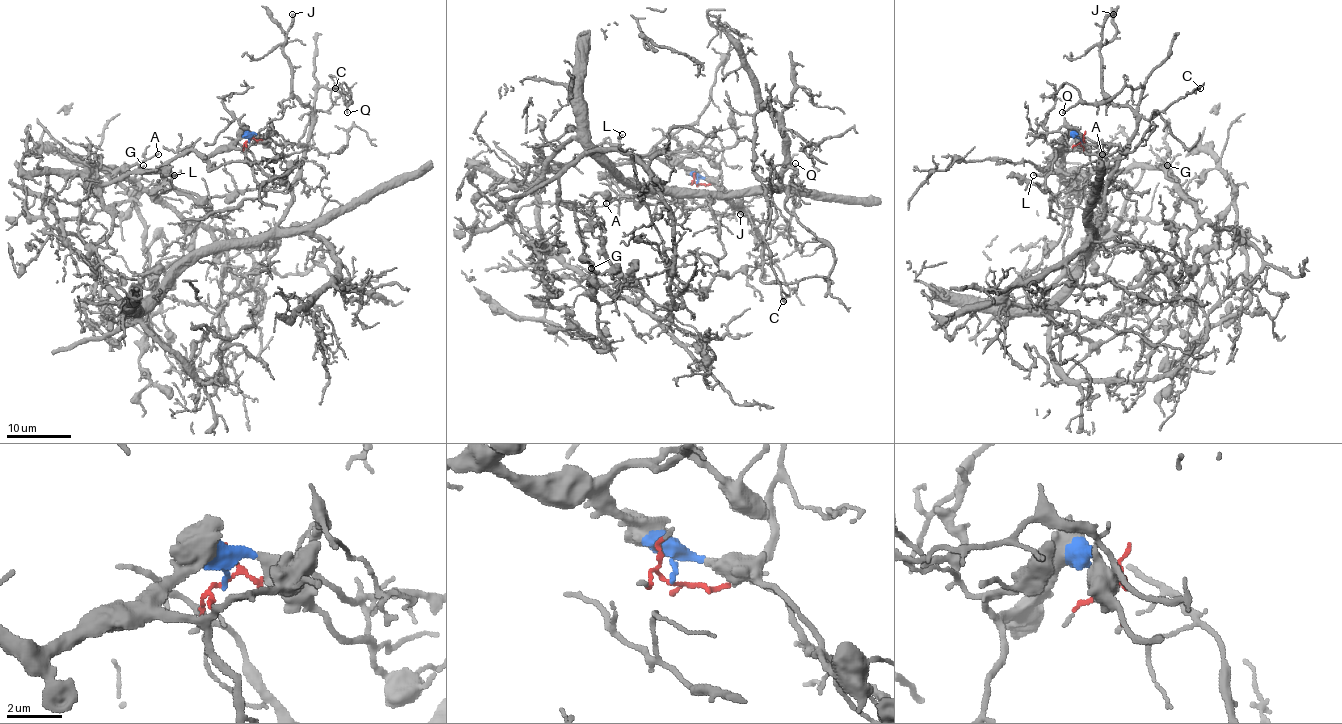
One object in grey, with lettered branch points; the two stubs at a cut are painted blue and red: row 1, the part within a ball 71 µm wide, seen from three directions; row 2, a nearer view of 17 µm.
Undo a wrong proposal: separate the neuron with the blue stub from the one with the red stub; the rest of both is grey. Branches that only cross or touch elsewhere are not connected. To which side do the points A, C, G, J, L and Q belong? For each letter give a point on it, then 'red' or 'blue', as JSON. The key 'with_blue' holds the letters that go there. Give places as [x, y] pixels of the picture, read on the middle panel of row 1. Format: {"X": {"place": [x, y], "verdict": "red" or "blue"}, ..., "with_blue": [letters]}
{"A": {"place": [606, 203], "verdict": "blue"}, "C": {"place": [783, 301], "verdict": "red"}, "G": {"place": [591, 268], "verdict": "blue"}, "J": {"place": [740, 214], "verdict": "red"}, "L": {"place": [622, 134], "verdict": "blue"}, "Q": {"place": [795, 163], "verdict": "red"}, "with_blue": ["A", "G", "L"]}

